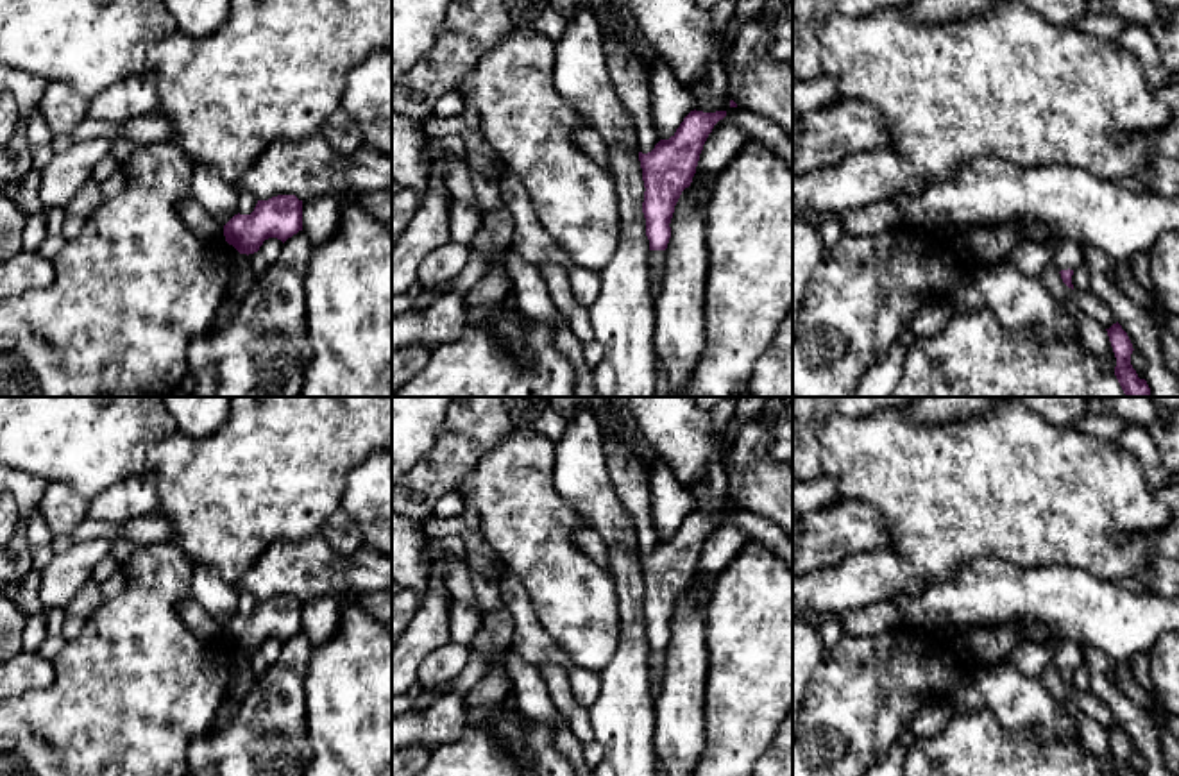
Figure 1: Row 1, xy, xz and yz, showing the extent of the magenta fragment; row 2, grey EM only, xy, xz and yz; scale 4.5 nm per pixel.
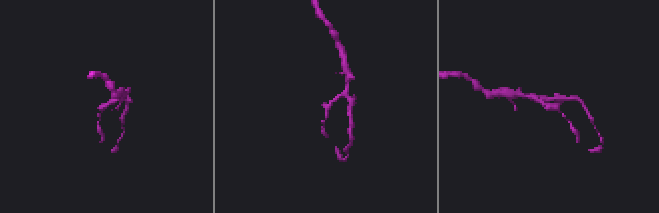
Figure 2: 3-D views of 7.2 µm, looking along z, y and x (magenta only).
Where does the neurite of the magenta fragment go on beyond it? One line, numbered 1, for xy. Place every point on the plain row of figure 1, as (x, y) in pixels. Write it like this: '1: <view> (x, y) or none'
1: none

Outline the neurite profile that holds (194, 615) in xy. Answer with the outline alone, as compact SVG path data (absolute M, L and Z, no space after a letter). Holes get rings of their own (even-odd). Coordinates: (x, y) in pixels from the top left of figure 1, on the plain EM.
M191 597L177 604L182 622L209 644L225 642L224 628Z

